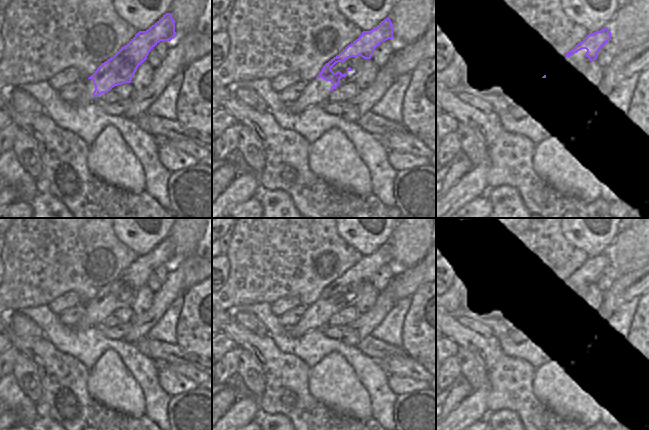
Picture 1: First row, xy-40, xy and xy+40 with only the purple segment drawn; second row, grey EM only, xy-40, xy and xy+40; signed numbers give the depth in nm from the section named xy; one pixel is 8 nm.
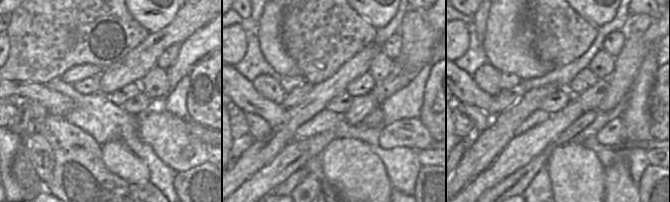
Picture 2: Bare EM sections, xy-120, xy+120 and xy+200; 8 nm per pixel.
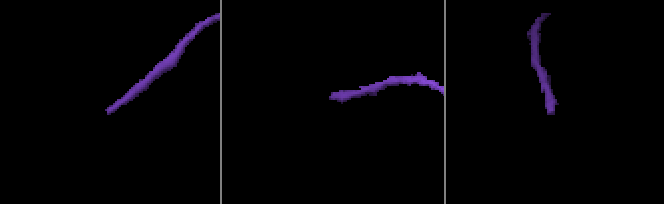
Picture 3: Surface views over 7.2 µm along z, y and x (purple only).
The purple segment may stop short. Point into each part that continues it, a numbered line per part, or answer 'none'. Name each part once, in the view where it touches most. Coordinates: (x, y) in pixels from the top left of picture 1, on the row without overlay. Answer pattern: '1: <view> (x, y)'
1: xy (354, 287)

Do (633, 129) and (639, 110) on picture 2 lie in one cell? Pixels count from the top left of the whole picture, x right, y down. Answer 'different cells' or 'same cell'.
same cell

